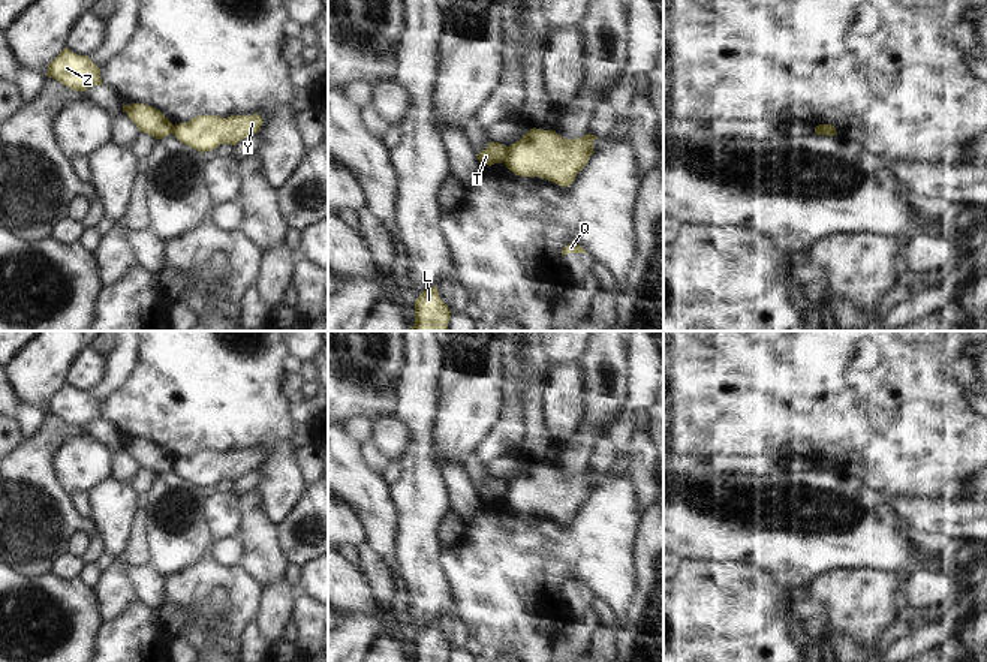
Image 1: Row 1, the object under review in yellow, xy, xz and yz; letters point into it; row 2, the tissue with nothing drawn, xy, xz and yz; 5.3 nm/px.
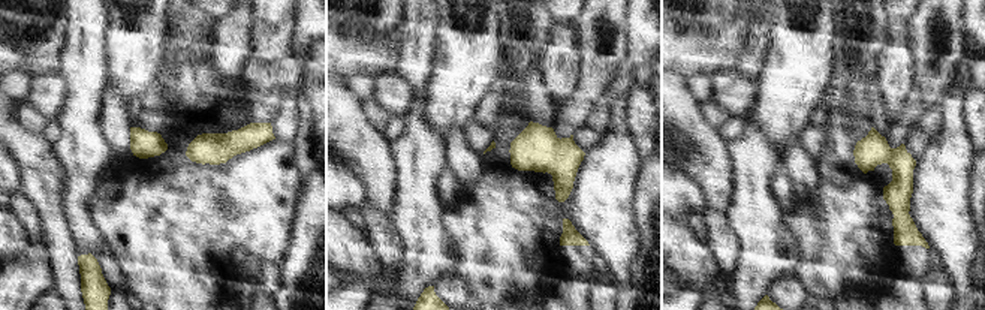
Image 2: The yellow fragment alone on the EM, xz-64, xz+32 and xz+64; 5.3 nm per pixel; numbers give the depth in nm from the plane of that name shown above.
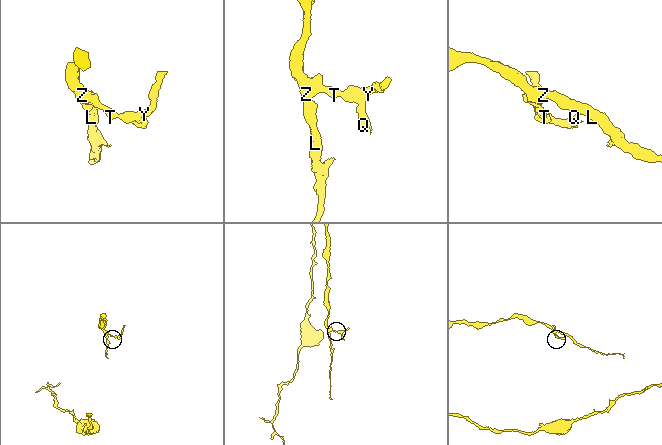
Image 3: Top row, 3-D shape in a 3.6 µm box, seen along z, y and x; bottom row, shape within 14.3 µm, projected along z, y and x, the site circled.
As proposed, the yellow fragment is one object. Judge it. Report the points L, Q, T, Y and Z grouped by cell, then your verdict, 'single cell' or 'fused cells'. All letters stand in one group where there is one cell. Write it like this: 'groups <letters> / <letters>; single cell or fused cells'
groups L T Z / Q Y; fused cells

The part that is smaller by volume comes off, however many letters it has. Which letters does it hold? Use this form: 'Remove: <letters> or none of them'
Remove: Q, Y

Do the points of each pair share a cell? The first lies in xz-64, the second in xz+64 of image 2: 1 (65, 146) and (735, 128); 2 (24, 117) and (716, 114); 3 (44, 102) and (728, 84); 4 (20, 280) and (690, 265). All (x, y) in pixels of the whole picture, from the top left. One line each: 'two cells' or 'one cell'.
1: two cells
2: one cell
3: one cell
4: two cells

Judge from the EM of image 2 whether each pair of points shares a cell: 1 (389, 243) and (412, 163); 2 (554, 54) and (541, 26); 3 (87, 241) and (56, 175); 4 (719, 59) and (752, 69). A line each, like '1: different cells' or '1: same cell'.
1: different cells
2: different cells
3: different cells
4: different cells

